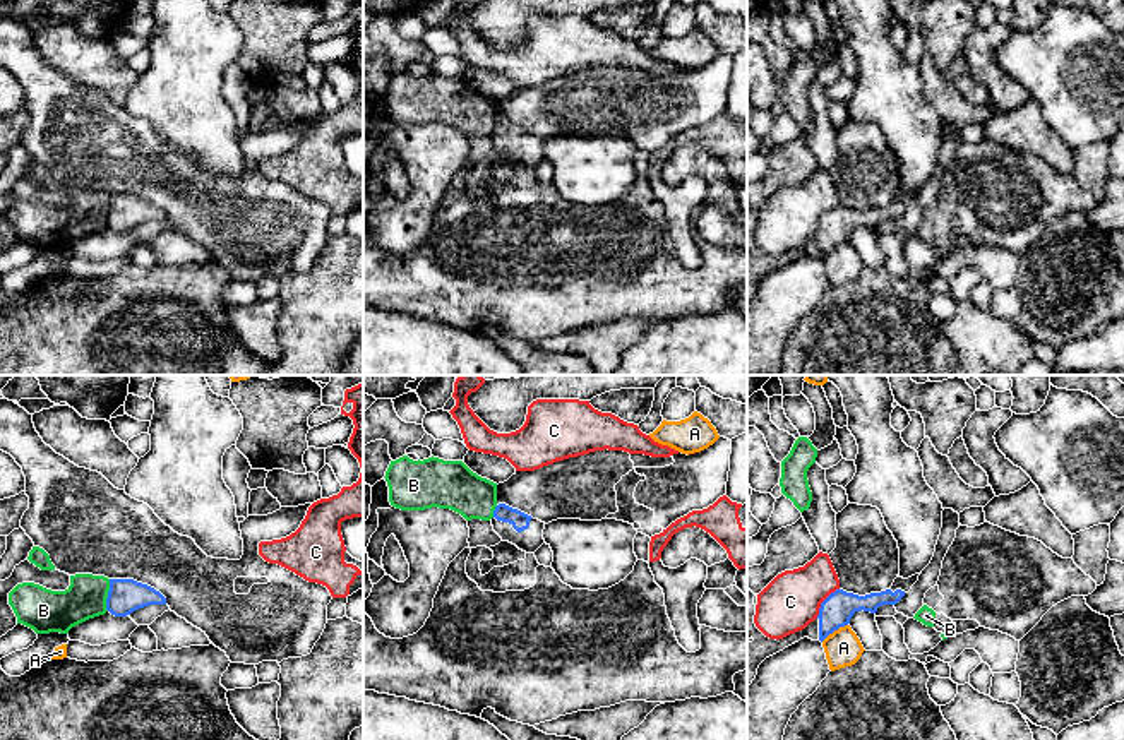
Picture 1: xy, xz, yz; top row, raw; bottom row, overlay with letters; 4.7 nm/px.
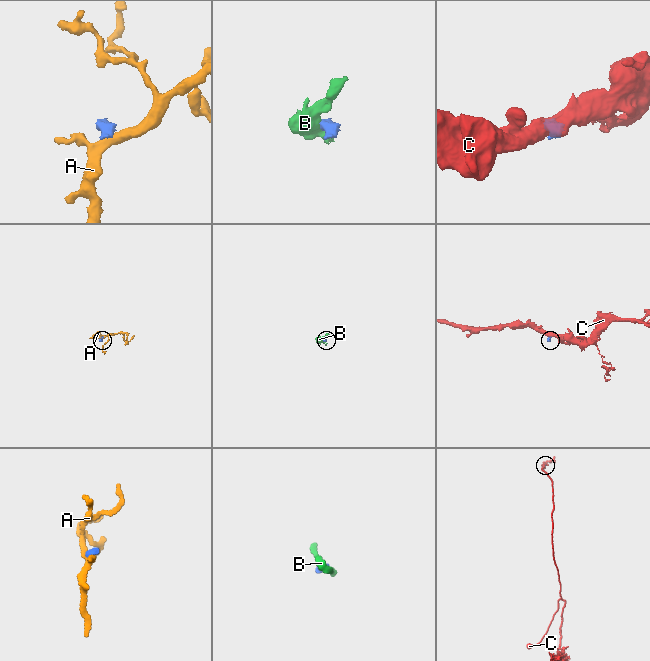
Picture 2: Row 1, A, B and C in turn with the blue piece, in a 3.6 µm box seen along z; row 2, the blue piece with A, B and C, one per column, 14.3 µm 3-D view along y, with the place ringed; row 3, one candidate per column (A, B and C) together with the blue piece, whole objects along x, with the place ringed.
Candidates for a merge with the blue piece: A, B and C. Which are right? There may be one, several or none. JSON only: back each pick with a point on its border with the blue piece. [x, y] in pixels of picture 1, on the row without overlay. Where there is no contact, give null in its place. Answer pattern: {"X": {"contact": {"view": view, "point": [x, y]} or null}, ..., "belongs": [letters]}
{"belongs": []}

